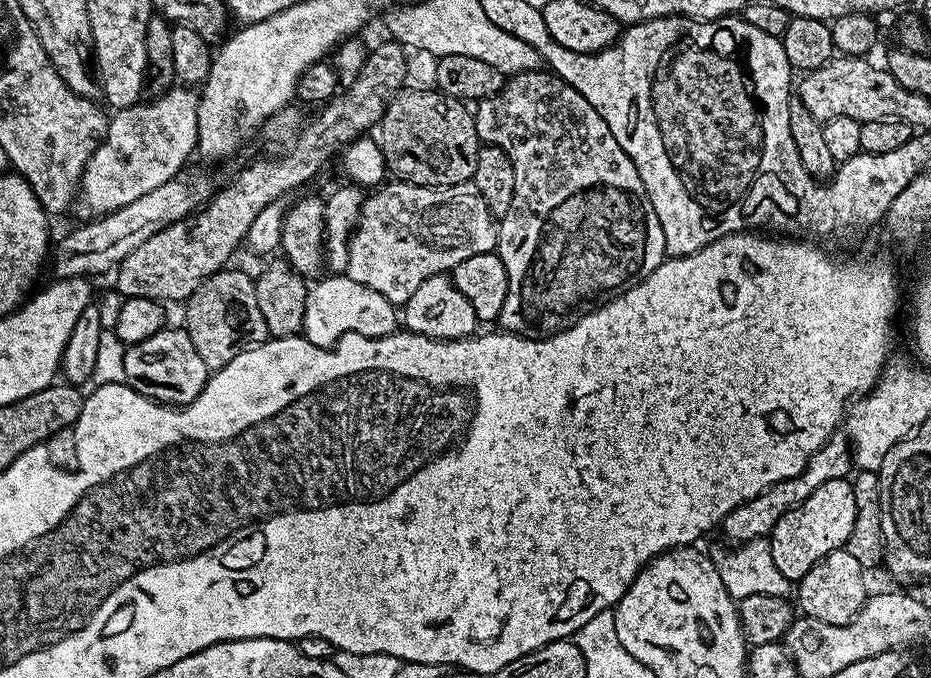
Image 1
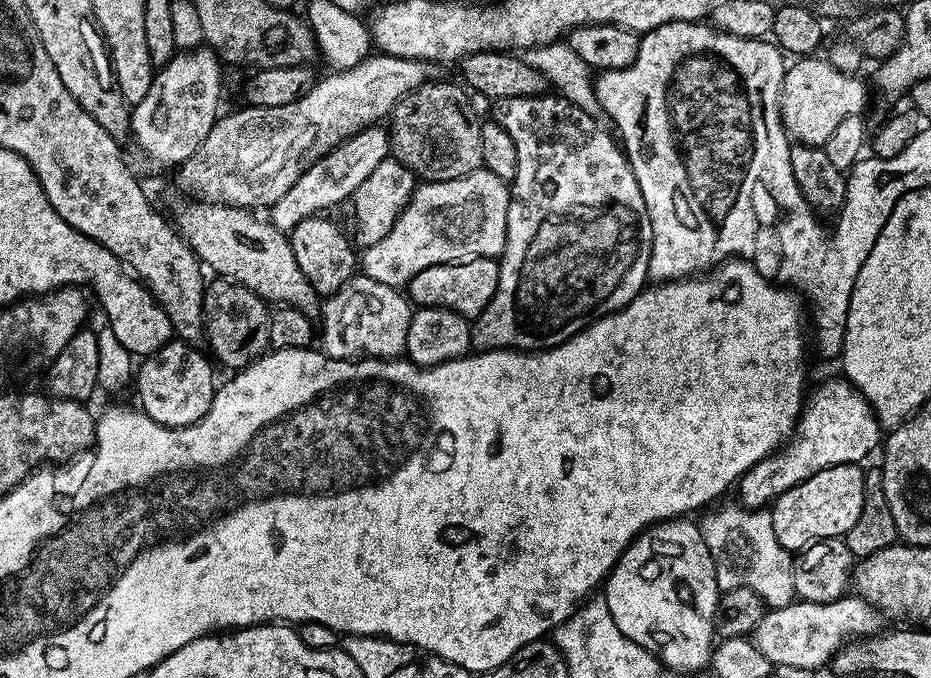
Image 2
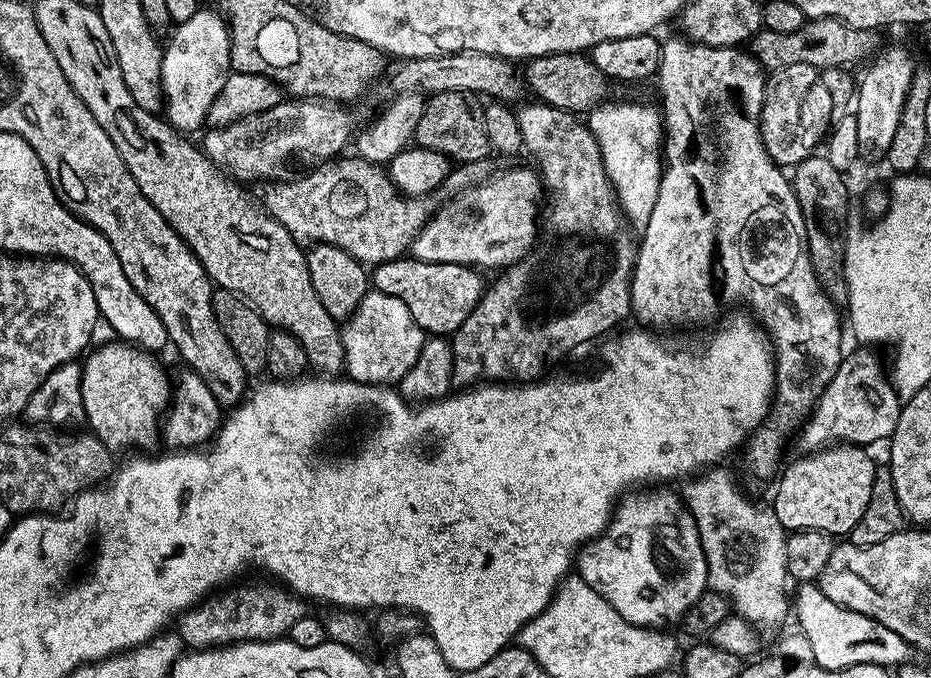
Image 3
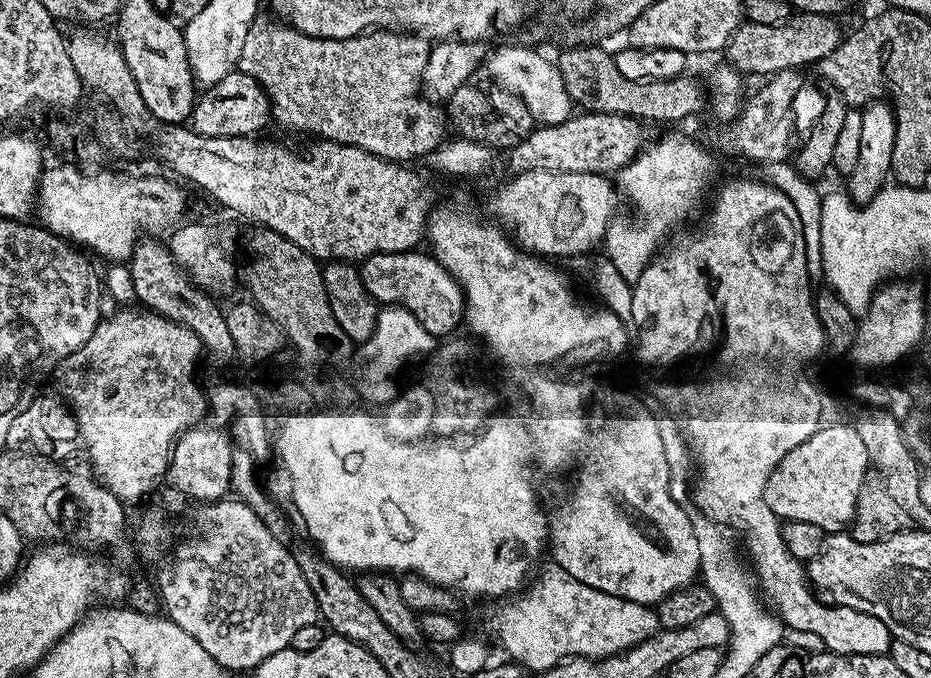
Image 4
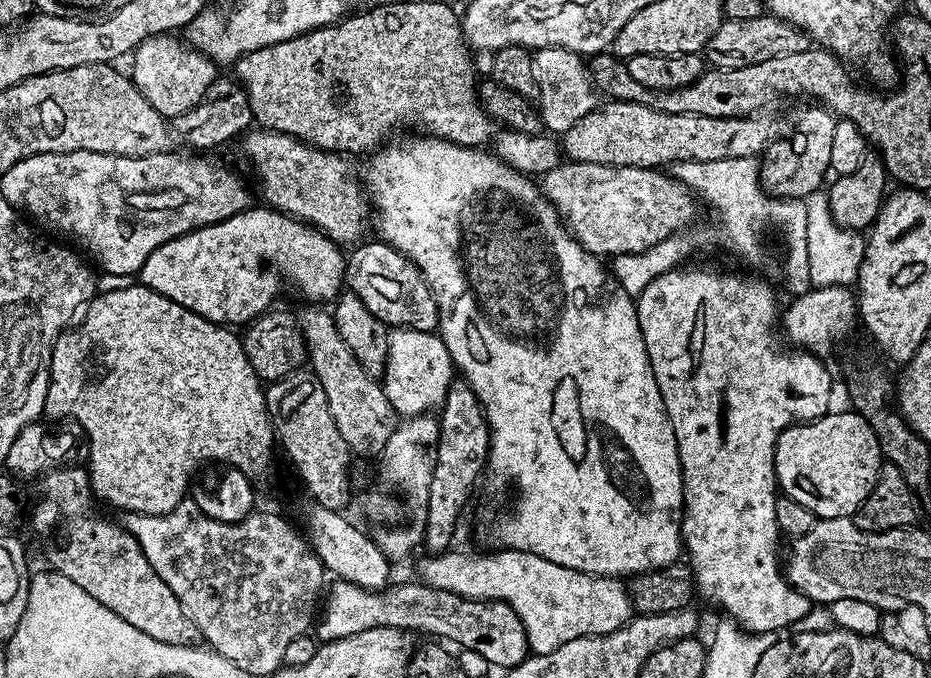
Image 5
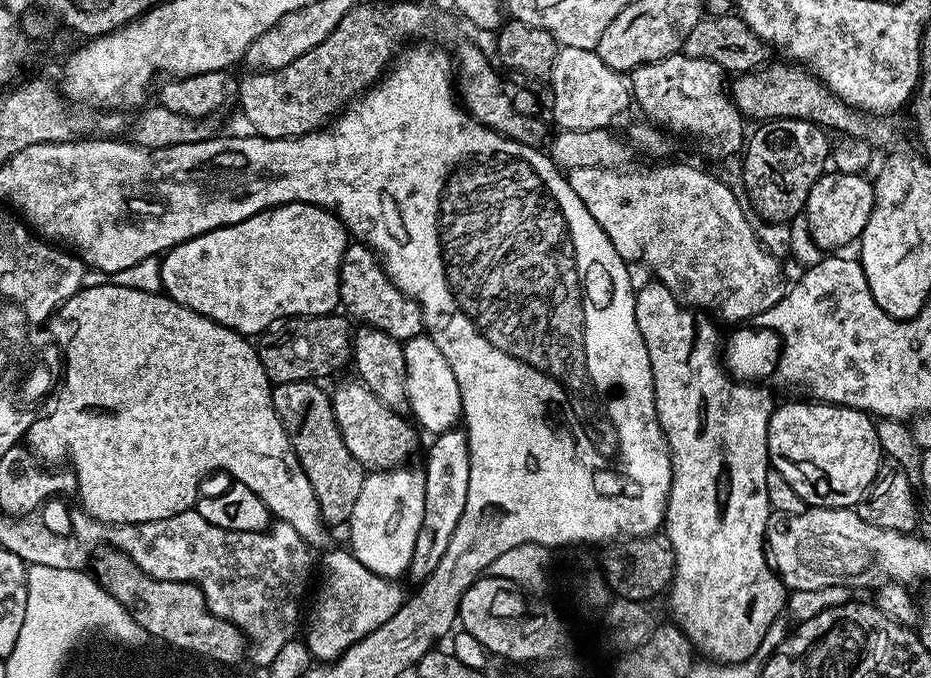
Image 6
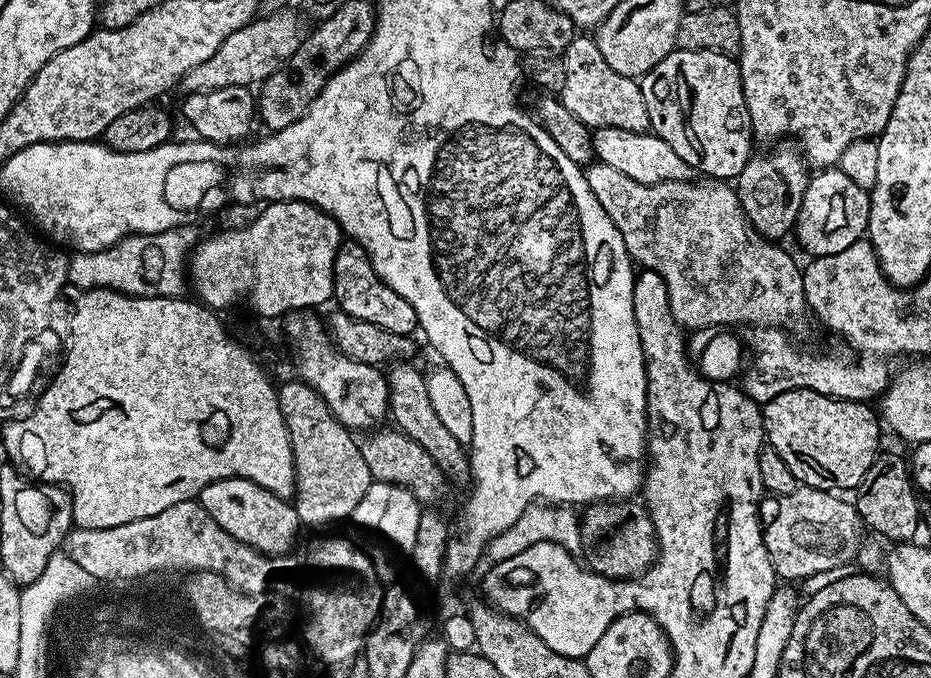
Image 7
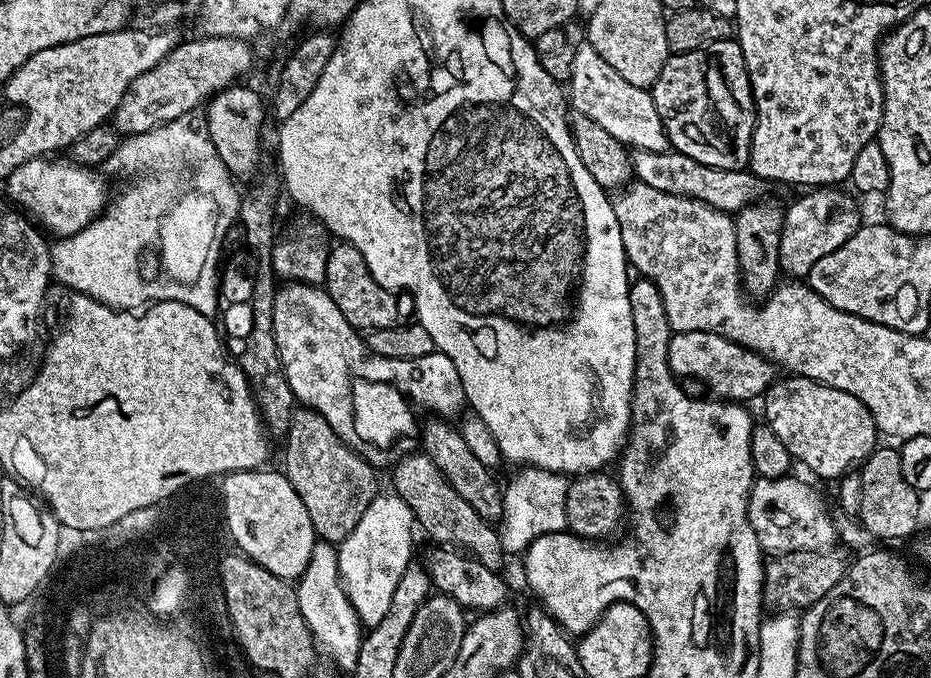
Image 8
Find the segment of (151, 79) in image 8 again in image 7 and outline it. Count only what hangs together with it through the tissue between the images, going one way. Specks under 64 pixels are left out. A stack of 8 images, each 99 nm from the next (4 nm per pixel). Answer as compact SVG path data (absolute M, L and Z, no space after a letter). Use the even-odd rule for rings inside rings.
M295 11L272 12L250 21L242 30L234 30L202 66L194 66L184 75L182 88L189 92L213 92L222 86L259 86L292 57L294 50L304 41L306 24Z

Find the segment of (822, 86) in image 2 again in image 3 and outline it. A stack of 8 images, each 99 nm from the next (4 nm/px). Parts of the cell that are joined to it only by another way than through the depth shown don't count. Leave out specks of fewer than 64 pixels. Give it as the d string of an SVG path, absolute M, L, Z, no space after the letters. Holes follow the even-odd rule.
M798 62L794 66L777 68L764 81L764 105L760 115L760 137L764 139L770 158L781 166L795 166L813 155L814 148L800 133L804 124L804 99L812 87L817 87L818 69Z

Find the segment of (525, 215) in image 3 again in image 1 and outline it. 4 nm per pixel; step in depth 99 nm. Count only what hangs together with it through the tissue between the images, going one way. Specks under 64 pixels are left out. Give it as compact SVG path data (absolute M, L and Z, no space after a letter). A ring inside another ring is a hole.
M403 182L385 183L377 187L360 207L358 223L348 241L347 276L370 290L378 290L391 304L402 306L426 282L426 278L451 273L458 262L474 258L474 254L496 252L498 220L492 215L482 194L472 182L446 188L427 188Z

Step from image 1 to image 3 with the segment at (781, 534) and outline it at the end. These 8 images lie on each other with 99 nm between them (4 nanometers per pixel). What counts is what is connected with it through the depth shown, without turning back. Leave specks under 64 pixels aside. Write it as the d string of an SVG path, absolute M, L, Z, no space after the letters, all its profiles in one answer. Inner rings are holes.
M840 442L835 446L825 446L818 452L801 455L801 460L794 461L788 469L785 467L778 476L780 485L776 488L776 501L771 501L770 504L780 525L785 530L813 528L829 532L834 538L847 537L851 533L854 522L862 518L862 510L866 510L866 502L870 502L870 490L874 486L874 474L878 467L877 461L872 461L864 452L867 451L863 447Z

